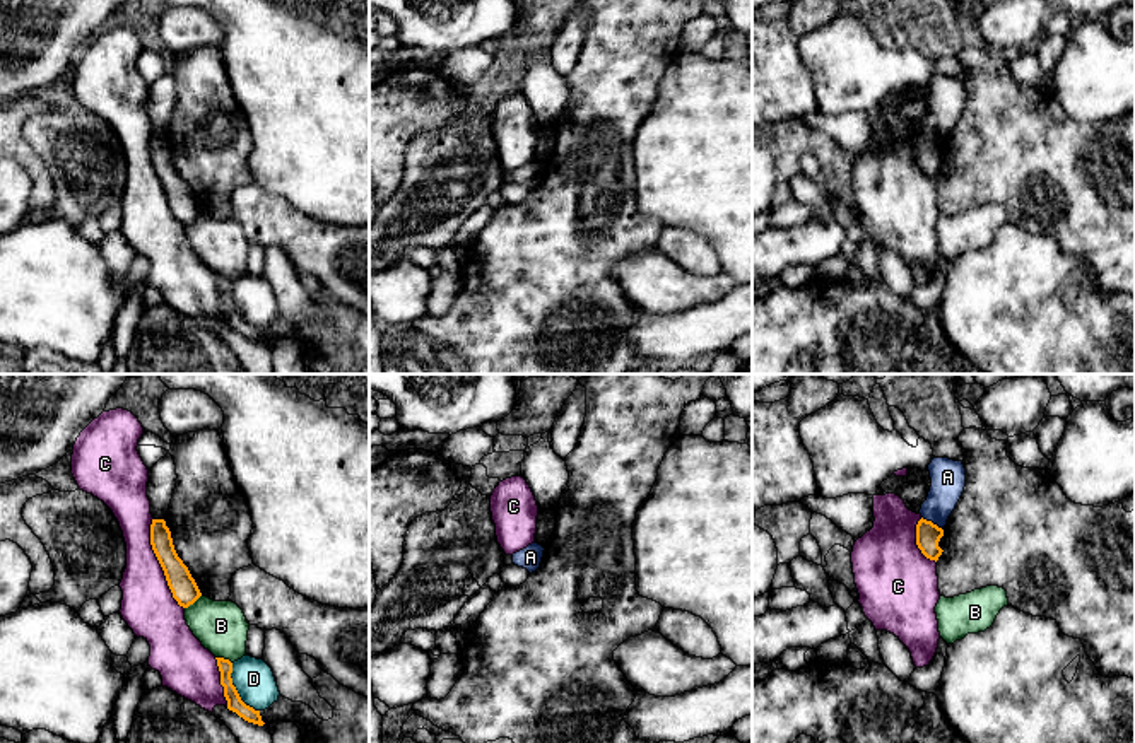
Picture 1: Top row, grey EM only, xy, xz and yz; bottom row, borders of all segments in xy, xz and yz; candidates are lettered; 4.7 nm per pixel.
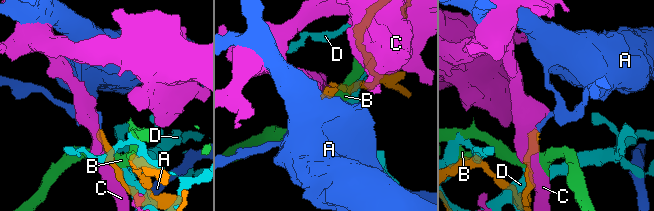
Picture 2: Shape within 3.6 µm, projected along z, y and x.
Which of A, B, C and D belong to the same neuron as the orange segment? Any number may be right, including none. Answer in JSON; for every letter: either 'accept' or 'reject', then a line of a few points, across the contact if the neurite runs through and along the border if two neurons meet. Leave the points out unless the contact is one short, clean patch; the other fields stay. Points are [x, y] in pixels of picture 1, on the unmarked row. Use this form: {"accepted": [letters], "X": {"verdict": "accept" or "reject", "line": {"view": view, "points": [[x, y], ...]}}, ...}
{"accepted": [], "A": {"verdict": "reject", "line": {"view": "yz", "points": [[922, 134], [940, 146]]}}, "B": {"verdict": "reject"}, "C": {"verdict": "reject"}, "D": {"verdict": "reject"}}

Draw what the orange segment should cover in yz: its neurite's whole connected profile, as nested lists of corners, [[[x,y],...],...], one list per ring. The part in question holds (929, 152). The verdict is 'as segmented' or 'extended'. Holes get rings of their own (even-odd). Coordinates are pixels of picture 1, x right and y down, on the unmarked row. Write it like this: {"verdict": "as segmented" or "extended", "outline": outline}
{"verdict": "as segmented", "outline": [[[920,137],[916,142],[916,162],[921,171],[930,178],[938,178],[942,173],[942,166],[938,164],[940,155],[944,154],[944,147],[933,142],[932,138]]]}

